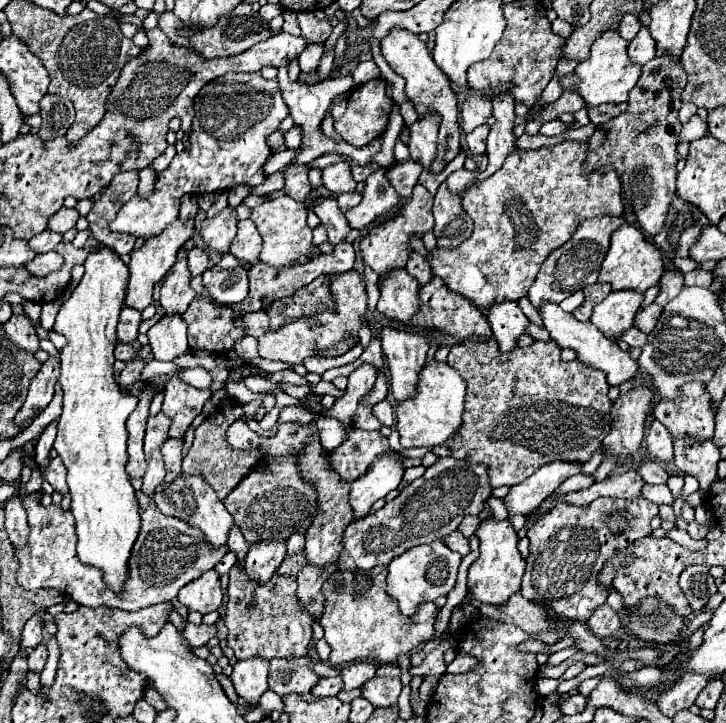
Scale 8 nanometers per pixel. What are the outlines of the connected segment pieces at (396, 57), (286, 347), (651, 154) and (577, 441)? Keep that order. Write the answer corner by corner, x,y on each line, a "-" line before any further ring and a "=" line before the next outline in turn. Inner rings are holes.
391,30
391,34
387,38
381,40
381,54
383,58
389,62
389,66
393,68
395,74
403,76
407,86
405,86
405,92
407,92
407,98
415,104
415,110
419,116
425,116
425,114
439,114
441,116
441,122
439,122
439,150
437,150
437,158
441,162
449,162
453,160
459,150
461,150
461,144
459,144
459,138
461,138
461,132
459,132
459,110
457,110
457,98
455,98
455,92
451,90
451,84
449,80
445,78
445,74
435,66
425,42
417,36
417,34
411,34
407,30
=
351,270
351,272
341,272
341,274
331,274
329,278
329,296
333,300
333,308
325,308
317,312
315,316
301,316
297,320
289,320
285,326
279,330
263,334
259,338
259,356
269,358
269,360
281,360
287,364
303,364
305,358
311,356
321,356
321,350
329,350
331,346
339,342
349,342
357,340
361,322
367,314
365,302
367,302
367,290
363,278
=
653,58
643,66
643,74
629,92
629,108
625,114
611,118
607,124
597,126
595,134
587,140
587,158
581,174
589,176
601,166
613,166
623,182
623,194
629,200
641,230
647,236
657,236
669,214
669,202
677,196
677,136
681,122
677,112
681,108
681,92
685,88
687,74
679,62
667,58
=
497,340
463,342
455,344
447,356
447,364
455,368
467,384
465,396
465,422
457,436
445,446
451,448
451,456
467,460
471,464
485,464
489,468
489,484
515,486
531,476
537,468
549,462
587,462
601,446
603,438
611,430
611,406
607,396
609,384
601,370
589,368
579,360
563,362
559,358
561,348
551,342
533,342
527,348
517,348
513,354
499,354

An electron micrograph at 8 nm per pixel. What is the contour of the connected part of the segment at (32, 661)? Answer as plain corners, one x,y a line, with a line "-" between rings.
39,644
27,658
29,670
31,672
41,672
43,666
45,666
45,660
47,660
47,648
45,648
45,644

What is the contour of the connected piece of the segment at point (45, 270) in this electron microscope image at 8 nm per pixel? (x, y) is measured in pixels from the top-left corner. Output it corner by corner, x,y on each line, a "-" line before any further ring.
47,252
47,254
35,256
25,268
33,276
45,276
45,274
51,274
53,270
59,270
61,268
61,262
63,262
63,258
57,252

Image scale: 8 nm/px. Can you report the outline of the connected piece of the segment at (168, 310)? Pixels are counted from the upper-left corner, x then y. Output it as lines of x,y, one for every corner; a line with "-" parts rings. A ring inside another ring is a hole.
181,250
177,254
177,262
173,266
173,272
165,278
163,286
161,286
161,306
165,310
165,314
183,314
187,310
187,306
191,304
191,300
195,298
195,292
189,286
191,276
187,270
187,256

